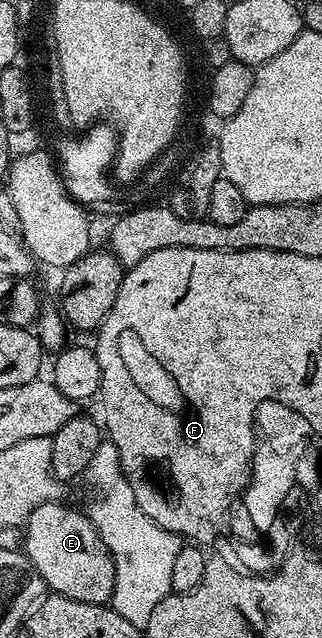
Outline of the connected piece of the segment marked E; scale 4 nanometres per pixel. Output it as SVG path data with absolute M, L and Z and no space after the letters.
M64 501L41 502L25 519L23 553L35 564L39 576L54 594L87 604L105 604L113 597L115 564L107 544L91 524L88 513L64 506Z

